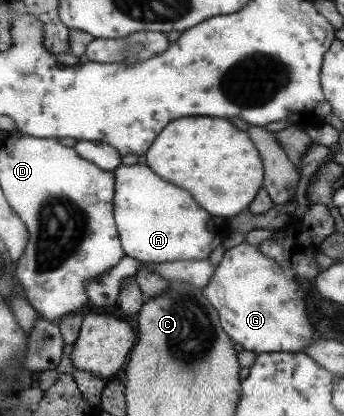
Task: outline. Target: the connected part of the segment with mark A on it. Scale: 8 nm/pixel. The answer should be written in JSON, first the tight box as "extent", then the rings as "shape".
{"extent":[115,164,229,264],"shape":[[[121,164],[115,173],[115,219],[124,253],[145,264],[207,260],[229,235],[225,217],[201,209],[193,197],[167,183],[147,164]]]}

